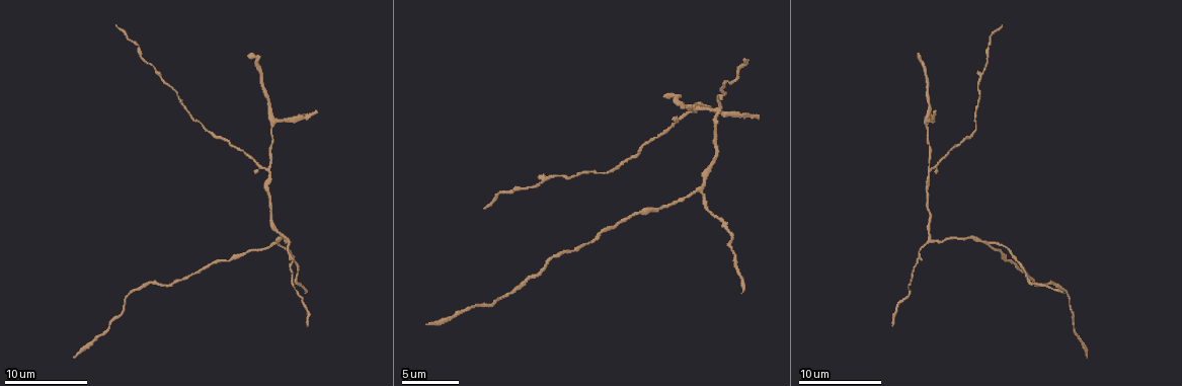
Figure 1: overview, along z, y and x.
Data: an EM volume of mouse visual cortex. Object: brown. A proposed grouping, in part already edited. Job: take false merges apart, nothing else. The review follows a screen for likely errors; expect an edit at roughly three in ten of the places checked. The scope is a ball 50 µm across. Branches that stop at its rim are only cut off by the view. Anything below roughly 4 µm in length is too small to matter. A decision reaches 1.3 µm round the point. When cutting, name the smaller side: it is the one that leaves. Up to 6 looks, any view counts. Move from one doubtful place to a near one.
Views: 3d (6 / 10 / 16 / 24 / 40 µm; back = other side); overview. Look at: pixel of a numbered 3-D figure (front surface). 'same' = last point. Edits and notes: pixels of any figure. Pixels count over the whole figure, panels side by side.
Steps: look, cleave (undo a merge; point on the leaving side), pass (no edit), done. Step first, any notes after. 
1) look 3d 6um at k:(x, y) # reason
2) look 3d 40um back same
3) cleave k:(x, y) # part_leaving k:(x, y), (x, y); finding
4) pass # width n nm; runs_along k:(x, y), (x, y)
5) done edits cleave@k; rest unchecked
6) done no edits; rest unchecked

look 3d 10um at 1:(701, 191) # a fork

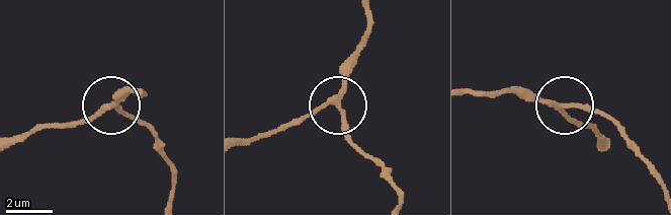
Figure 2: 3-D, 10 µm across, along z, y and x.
look 3d 6um at 2:(560, 106)

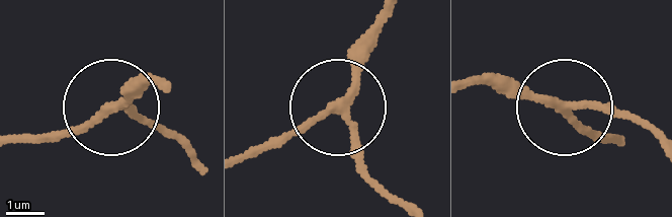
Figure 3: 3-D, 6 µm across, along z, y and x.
pass # arms 3; runs_along 3:(476, 85), (601, 104), (647, 124); continuous, no second neuron

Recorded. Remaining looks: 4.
look 3d 16um at 1:(279, 121) # three arms meet

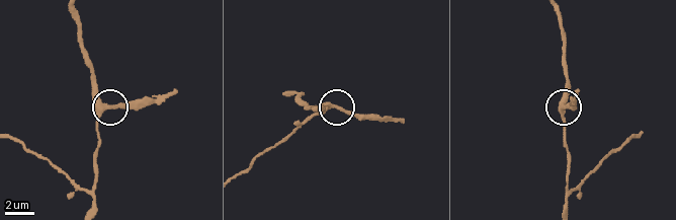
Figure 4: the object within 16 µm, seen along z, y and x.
pass # runs_along 4:(92, 204), (99, 113), (112, 105), (148, 105); continuous, no second neuron

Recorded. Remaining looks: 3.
look 3d 6um at 1:(266, 171) # four arms meet

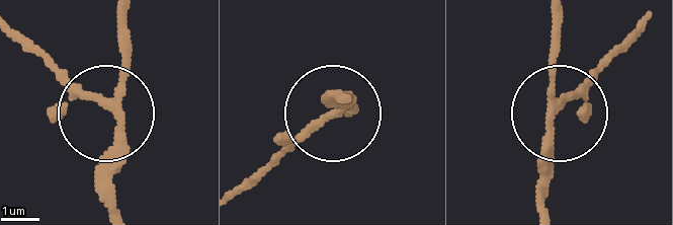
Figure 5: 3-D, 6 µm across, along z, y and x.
cleave 5:(61, 108) # part_leaving 5:(108, 105), (15, 34); two neurons meet here

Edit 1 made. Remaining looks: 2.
done edits cleave@5; rest unchecked

